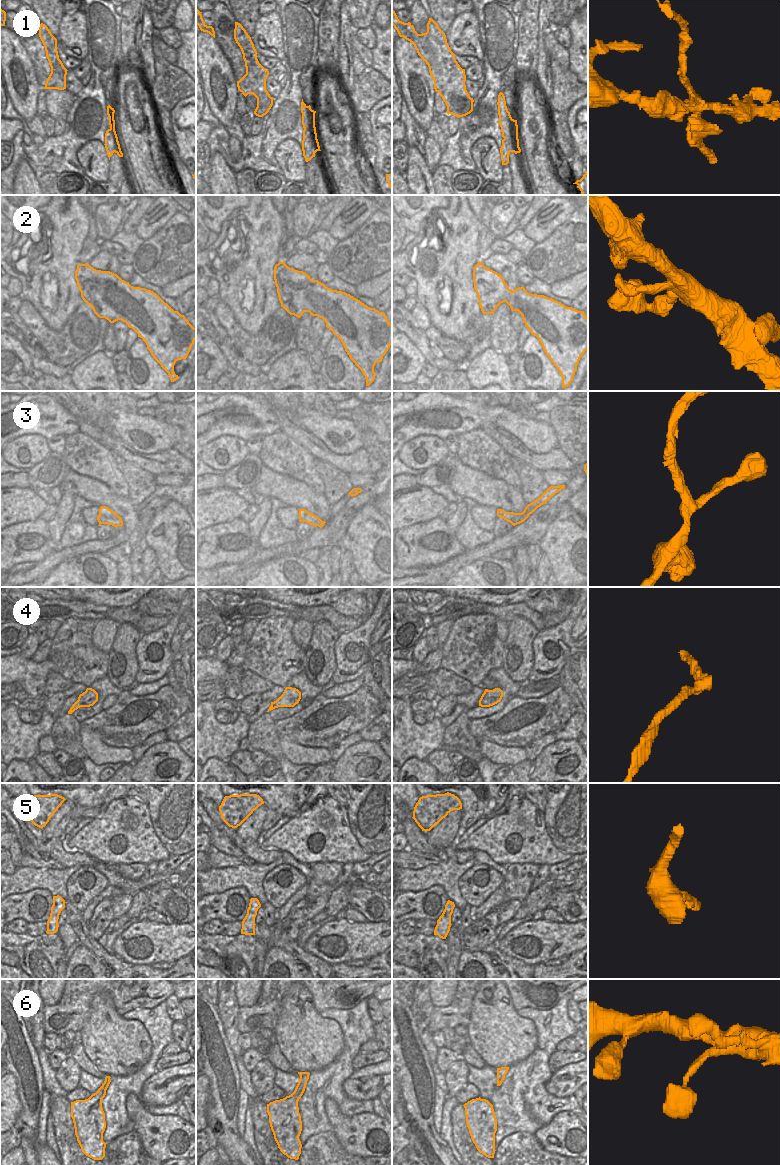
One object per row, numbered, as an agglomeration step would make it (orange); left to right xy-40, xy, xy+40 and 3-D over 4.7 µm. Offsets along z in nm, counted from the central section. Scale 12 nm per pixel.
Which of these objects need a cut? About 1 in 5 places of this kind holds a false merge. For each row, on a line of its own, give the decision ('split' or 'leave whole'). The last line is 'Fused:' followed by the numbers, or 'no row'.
1: split
2: leave whole
3: leave whole
4: leave whole
5: leave whole
6: leave whole
Fused: 1

